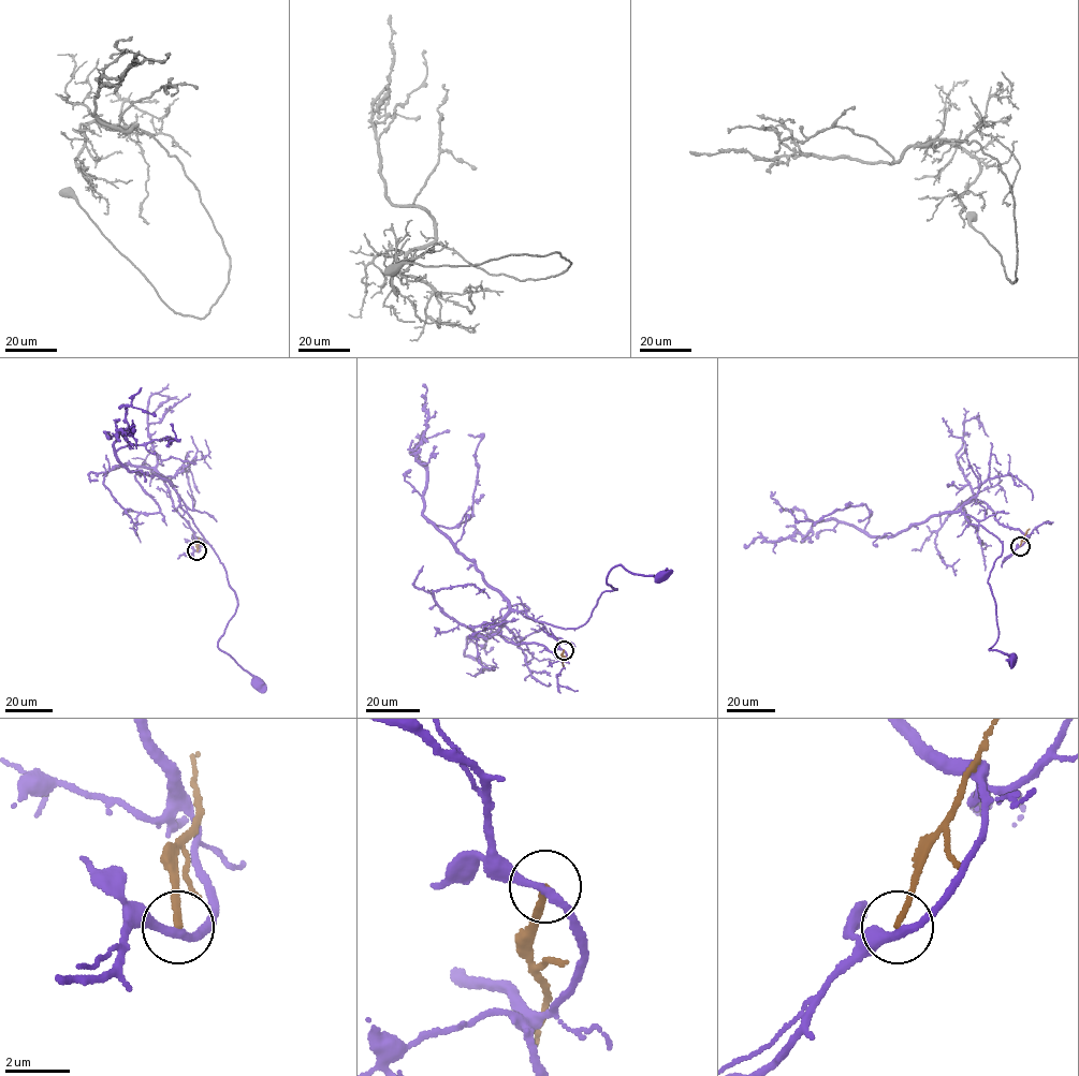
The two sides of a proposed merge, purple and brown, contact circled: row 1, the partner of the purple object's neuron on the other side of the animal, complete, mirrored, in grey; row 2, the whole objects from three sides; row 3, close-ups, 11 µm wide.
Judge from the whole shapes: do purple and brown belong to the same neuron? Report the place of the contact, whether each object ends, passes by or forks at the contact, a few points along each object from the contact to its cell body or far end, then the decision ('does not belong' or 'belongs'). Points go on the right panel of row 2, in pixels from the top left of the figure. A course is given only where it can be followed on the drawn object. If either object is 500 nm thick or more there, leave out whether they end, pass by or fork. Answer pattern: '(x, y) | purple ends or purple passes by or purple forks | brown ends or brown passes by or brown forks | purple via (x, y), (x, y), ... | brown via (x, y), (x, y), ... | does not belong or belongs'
(1020, 546) | purple passes by | brown ends | purple via (1020, 545), (1025, 534), (988, 504), (961, 507), (1002, 543), (989, 649), (1011, 659) | brown via (1020, 545), (1029, 529) | does not belong

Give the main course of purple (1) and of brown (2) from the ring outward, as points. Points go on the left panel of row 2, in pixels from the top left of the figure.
1: (197, 550), (194, 532), (174, 507), (161, 476), (172, 483), (234, 591), (235, 614), (218, 649), (258, 682)
2: (197, 550), (199, 538)

